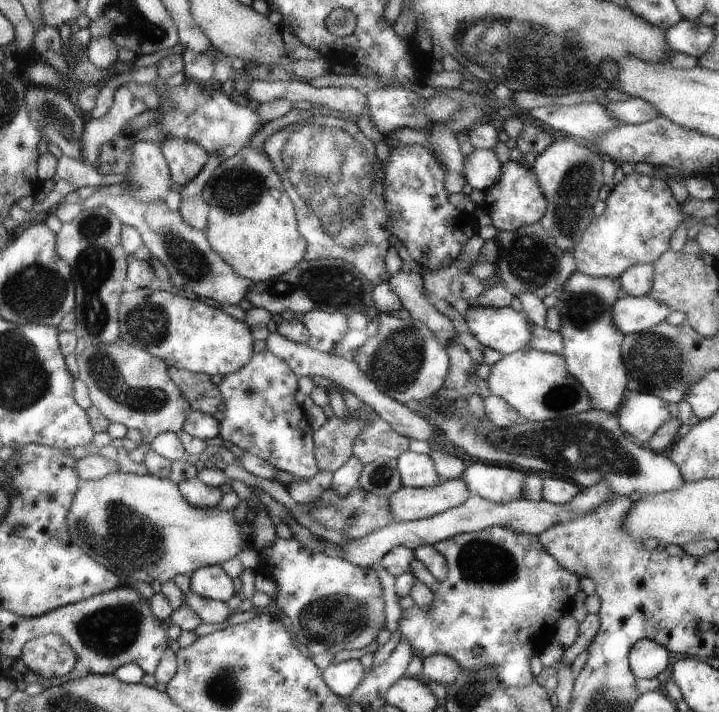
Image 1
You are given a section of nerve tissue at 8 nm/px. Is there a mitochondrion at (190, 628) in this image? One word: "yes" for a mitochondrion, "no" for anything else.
no

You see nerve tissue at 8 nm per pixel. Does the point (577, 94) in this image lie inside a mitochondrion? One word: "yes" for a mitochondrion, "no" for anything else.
no

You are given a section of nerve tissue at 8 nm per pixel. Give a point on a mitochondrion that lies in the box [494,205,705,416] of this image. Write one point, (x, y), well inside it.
(658, 362)

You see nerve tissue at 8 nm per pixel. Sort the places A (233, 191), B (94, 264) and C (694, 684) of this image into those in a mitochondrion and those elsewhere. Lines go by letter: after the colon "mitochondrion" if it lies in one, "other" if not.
A: mitochondrion
B: mitochondrion
C: other

